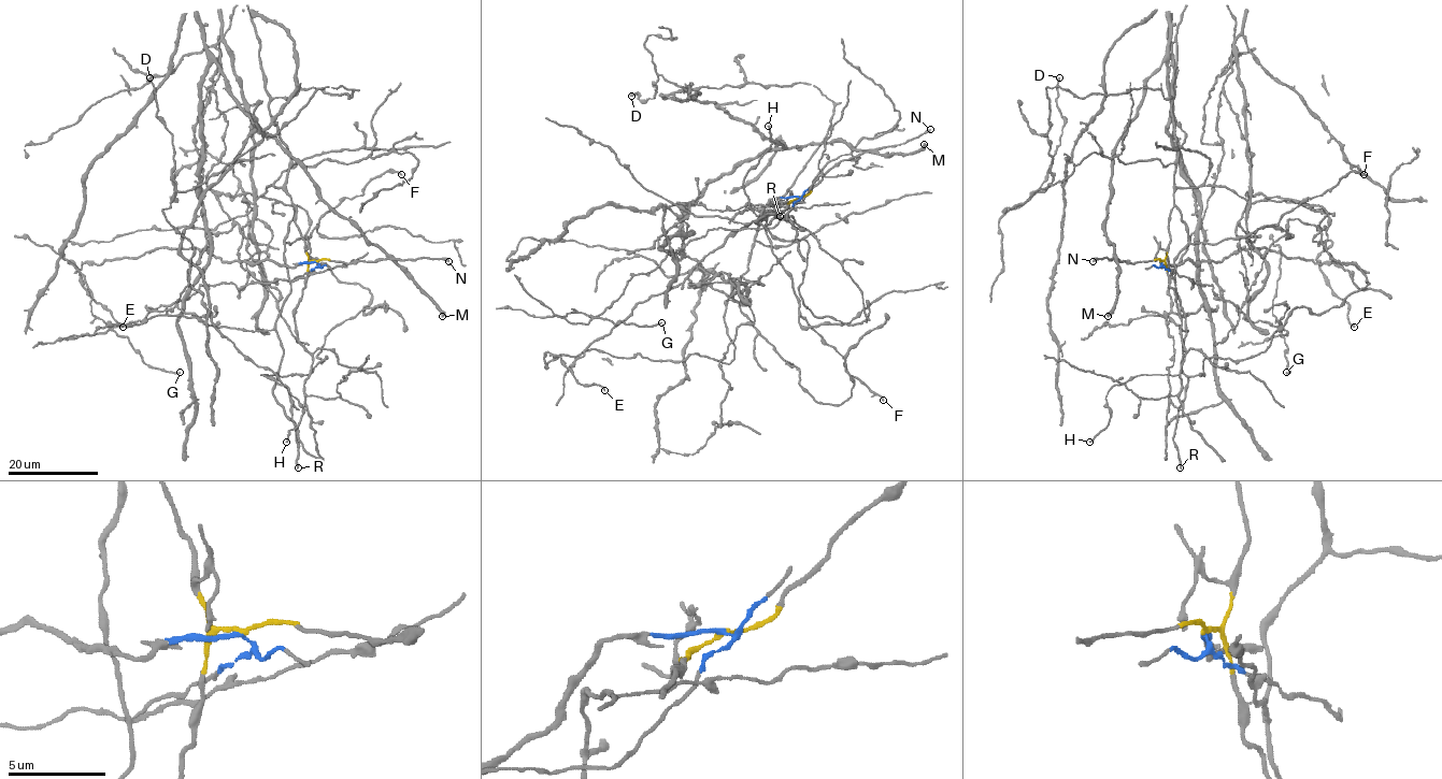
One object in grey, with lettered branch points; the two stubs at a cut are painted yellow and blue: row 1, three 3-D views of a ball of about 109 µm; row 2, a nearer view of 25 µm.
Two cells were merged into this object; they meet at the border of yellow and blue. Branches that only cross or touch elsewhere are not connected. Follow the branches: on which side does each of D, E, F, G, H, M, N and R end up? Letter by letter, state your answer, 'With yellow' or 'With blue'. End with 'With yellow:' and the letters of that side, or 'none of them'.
D: With yellow
E: With yellow
F: With yellow
G: With blue
H: With yellow
M: With yellow
N: With yellow
R: With yellow
With yellow: D, E, F, H, M, N, R

